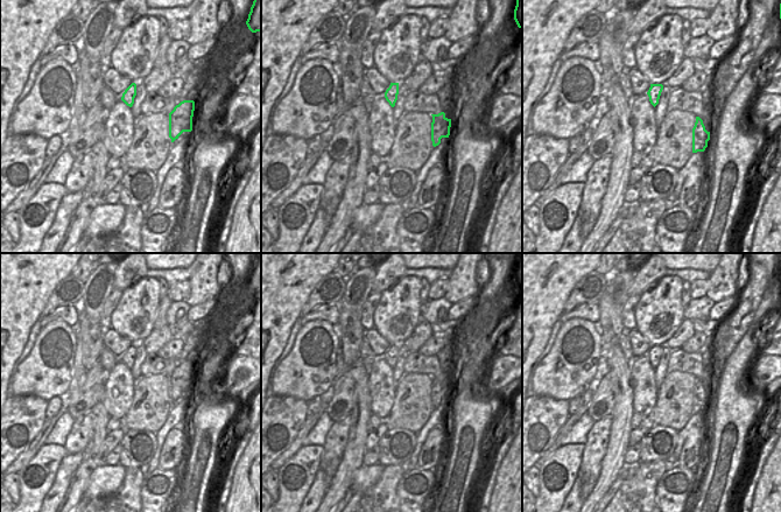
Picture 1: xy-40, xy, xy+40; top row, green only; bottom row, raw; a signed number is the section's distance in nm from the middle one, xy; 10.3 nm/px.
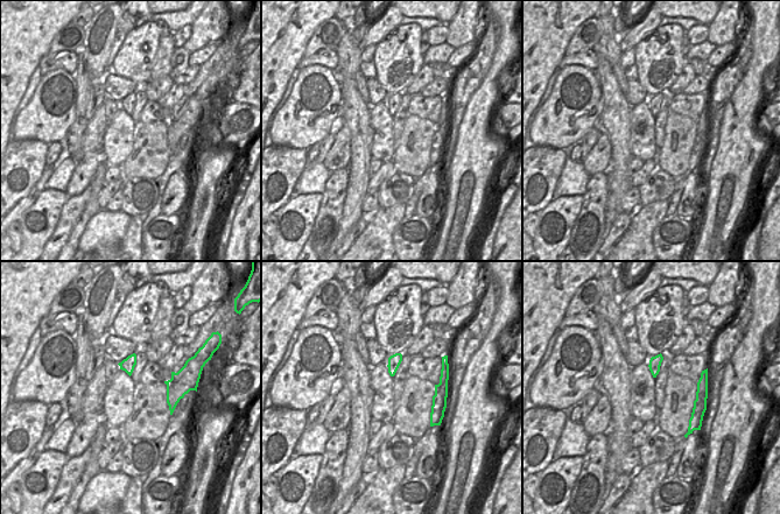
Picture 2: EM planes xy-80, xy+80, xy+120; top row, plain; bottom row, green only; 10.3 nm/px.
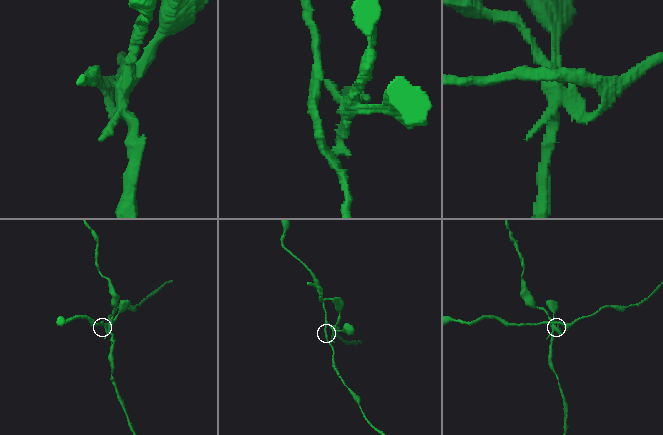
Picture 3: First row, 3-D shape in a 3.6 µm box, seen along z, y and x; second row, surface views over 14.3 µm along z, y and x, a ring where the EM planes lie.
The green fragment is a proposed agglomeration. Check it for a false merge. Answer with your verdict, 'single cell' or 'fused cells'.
fused cells

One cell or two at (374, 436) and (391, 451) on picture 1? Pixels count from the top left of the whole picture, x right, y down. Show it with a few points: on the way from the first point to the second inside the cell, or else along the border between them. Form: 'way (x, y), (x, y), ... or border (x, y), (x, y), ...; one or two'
border (388, 429), (377, 444); two

